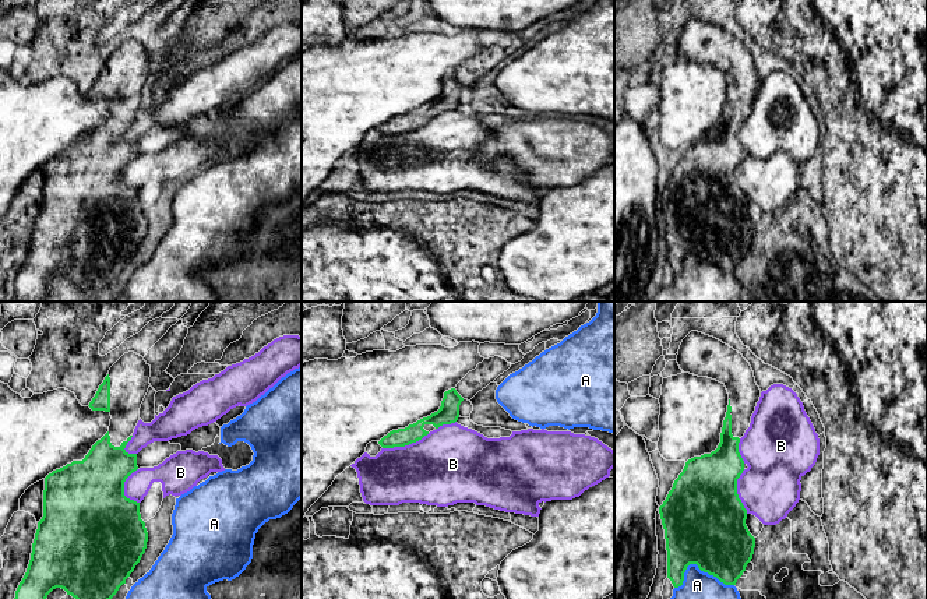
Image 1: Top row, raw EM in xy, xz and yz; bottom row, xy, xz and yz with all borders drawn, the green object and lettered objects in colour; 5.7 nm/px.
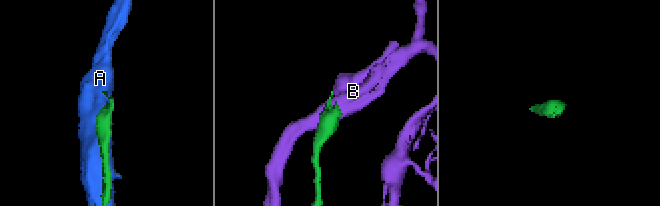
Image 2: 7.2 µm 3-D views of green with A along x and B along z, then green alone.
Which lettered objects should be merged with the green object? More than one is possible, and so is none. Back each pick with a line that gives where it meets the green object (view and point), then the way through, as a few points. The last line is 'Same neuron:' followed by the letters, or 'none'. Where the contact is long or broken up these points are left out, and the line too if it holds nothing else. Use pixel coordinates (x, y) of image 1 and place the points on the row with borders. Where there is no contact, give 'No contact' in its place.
Same neuron: none

